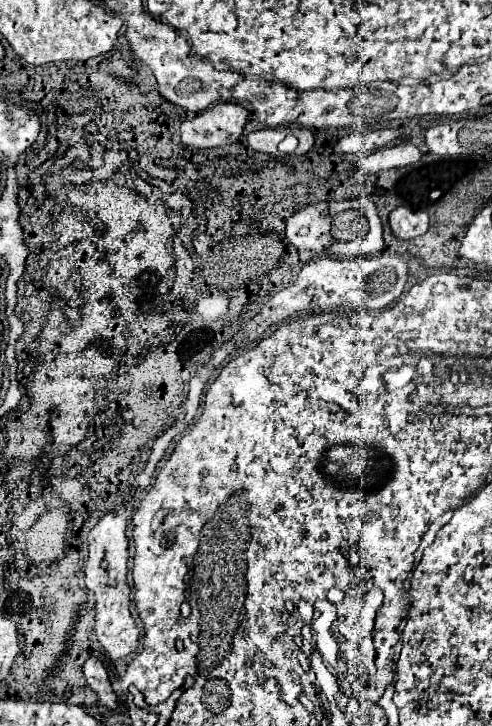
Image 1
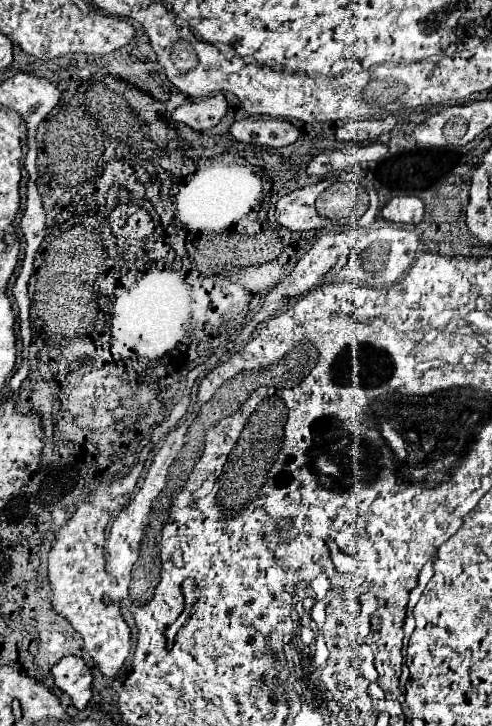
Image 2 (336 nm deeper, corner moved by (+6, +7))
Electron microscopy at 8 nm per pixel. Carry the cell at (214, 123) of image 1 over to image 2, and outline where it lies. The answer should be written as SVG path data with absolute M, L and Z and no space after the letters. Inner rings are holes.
M219 93L213 97L205 97L199 101L187 101L173 111L173 119L189 125L195 131L205 131L215 127L227 113L227 99Z

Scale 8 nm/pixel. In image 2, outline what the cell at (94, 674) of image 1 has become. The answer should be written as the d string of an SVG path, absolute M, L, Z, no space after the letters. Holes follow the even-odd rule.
M63 657L55 667L53 667L53 679L55 685L65 691L67 695L71 695L73 705L77 709L83 709L89 699L91 699L91 669L85 665L85 661L81 657Z

